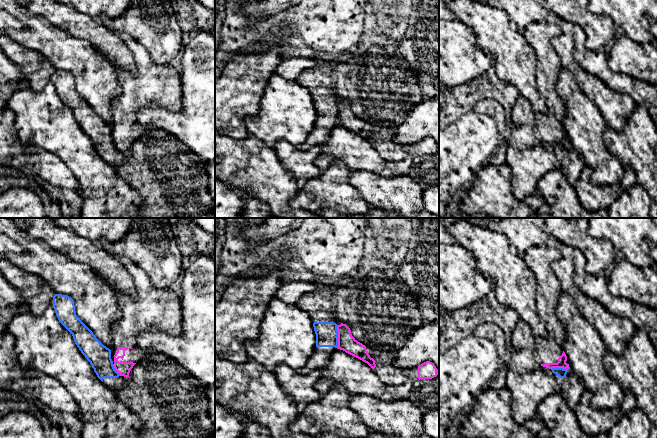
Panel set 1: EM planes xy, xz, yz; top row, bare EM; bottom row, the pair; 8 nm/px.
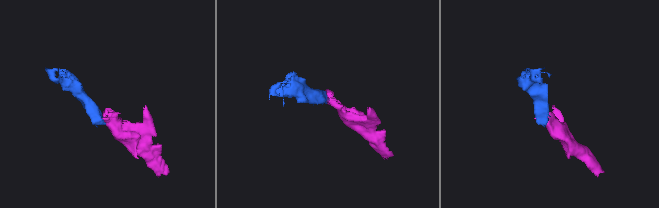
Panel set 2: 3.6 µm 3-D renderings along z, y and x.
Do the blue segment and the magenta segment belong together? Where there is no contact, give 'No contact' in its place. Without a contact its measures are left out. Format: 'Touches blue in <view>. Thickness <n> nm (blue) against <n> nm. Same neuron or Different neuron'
Touches blue in xz. Thickness 180 nm (blue) against 140 nm. Different neuron

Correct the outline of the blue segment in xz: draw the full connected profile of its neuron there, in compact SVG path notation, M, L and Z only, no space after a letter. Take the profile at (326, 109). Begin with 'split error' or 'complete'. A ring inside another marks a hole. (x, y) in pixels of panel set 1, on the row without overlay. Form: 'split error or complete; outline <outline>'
split error; outline M314 98L316 110L316 125L306 141L299 145L301 150L307 150L328 141L333 128L338 125L338 106L334 98Z

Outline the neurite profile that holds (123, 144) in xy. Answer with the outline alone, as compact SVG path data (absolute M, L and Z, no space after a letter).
M118 32L117 35L127 45L135 61L134 72L128 72L114 66L122 92L111 104L114 121L111 125L111 135L120 152L127 154L133 142L147 134L147 128L136 122L137 113L141 107L156 103L163 108L175 111L183 108L182 80L180 72L170 63L161 65L153 63L148 51L130 35L125 32Z

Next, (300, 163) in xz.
M281 140L274 149L283 166L293 175L299 188L308 180L317 178L323 173L314 164L314 160L321 152L319 145L301 150L288 141Z

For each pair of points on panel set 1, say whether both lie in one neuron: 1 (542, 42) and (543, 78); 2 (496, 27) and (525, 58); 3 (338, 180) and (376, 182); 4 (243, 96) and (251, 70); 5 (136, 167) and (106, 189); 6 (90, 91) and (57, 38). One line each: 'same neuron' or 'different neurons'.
1: same neuron
2: same neuron
3: different neurons
4: same neuron
5: different neurons
6: same neuron

